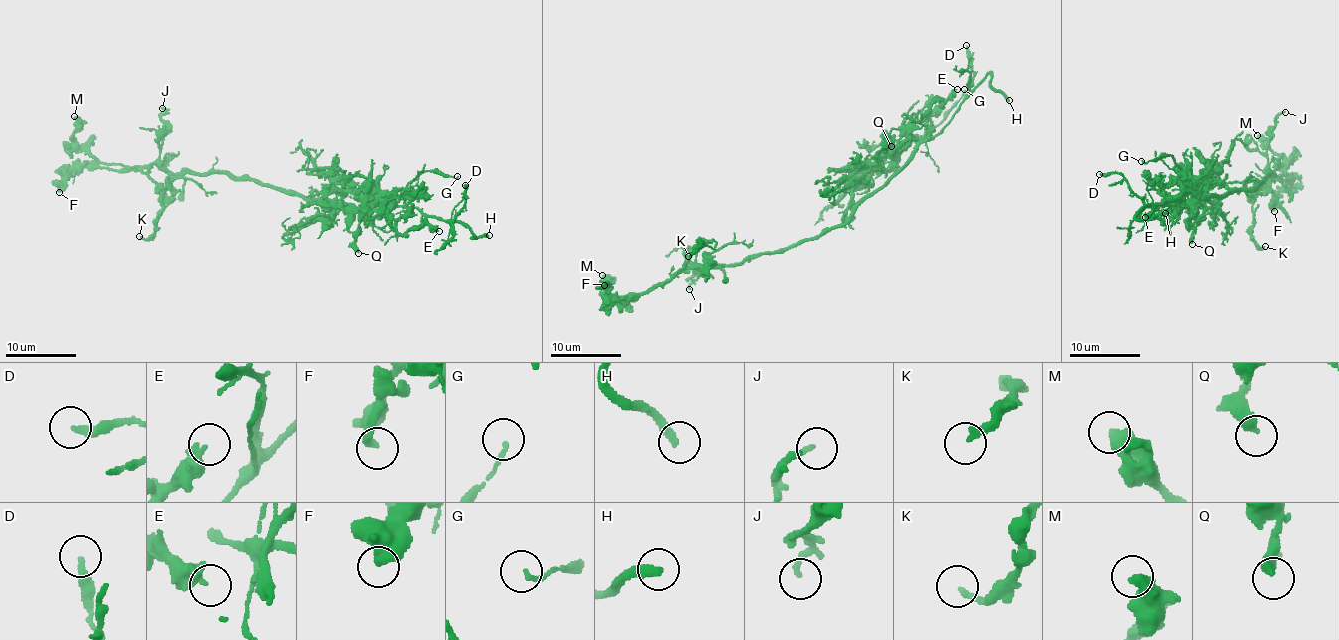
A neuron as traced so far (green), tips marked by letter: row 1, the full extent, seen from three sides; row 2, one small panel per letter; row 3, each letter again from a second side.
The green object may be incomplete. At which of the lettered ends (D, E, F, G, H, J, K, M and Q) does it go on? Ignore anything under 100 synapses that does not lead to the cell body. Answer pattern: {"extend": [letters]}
{"extend": ["H"]}

